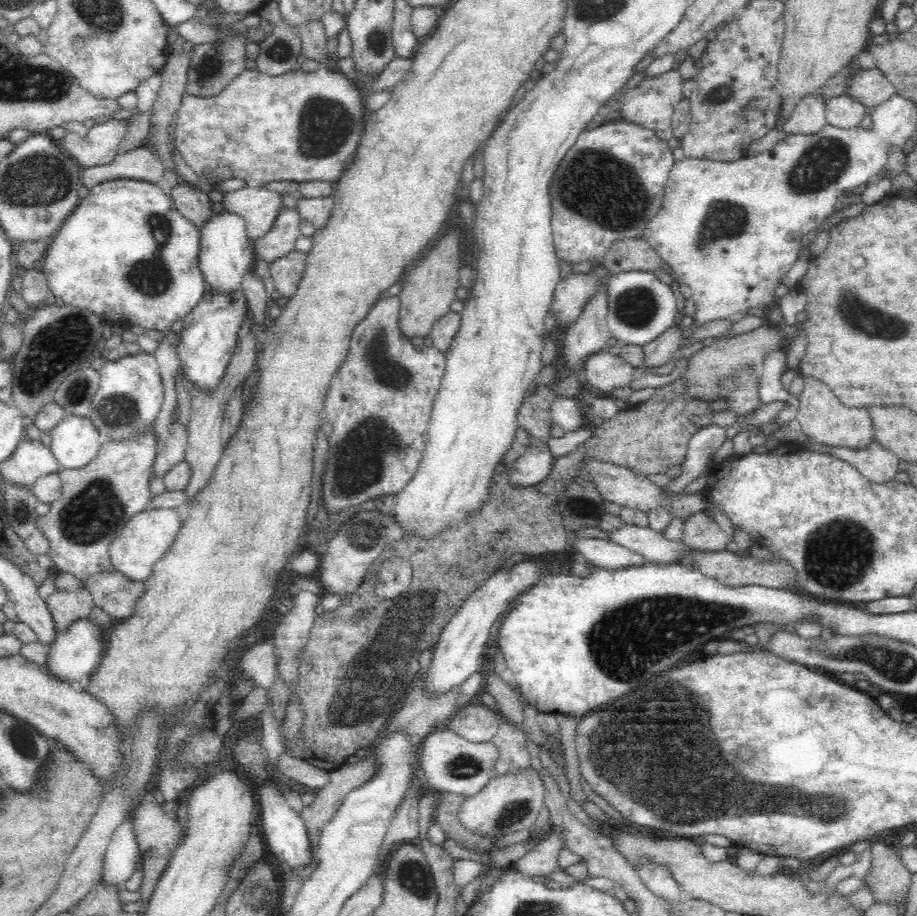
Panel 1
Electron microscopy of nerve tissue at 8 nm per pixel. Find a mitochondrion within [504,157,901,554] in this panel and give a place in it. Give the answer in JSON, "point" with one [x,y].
{"point":[636,306]}

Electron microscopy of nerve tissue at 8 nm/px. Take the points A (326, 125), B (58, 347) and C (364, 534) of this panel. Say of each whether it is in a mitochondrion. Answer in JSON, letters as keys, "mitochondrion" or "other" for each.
{"A":"mitochondrion","B":"mitochondrion","C":"mitochondrion"}

